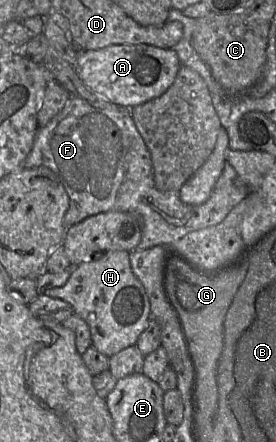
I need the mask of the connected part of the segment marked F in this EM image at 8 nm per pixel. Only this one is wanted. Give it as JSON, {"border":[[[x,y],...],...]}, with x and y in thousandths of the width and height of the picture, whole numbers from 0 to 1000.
{"border":[[[254,219],[228,247],[185,267],[170,283],[138,290],[112,342],[80,378],[145,376],[188,382],[239,430],[250,466],[232,486],[236,514],[246,516],[359,482],[489,480],[518,495],[514,538],[496,563],[623,554],[688,525],[793,507],[902,434],[891,416],[862,403],[848,380],[822,367],[757,448],[725,464],[667,459],[649,434],[572,430],[558,412],[547,348],[493,290],[475,247],[420,235],[388,244],[348,244],[286,219]]]}

